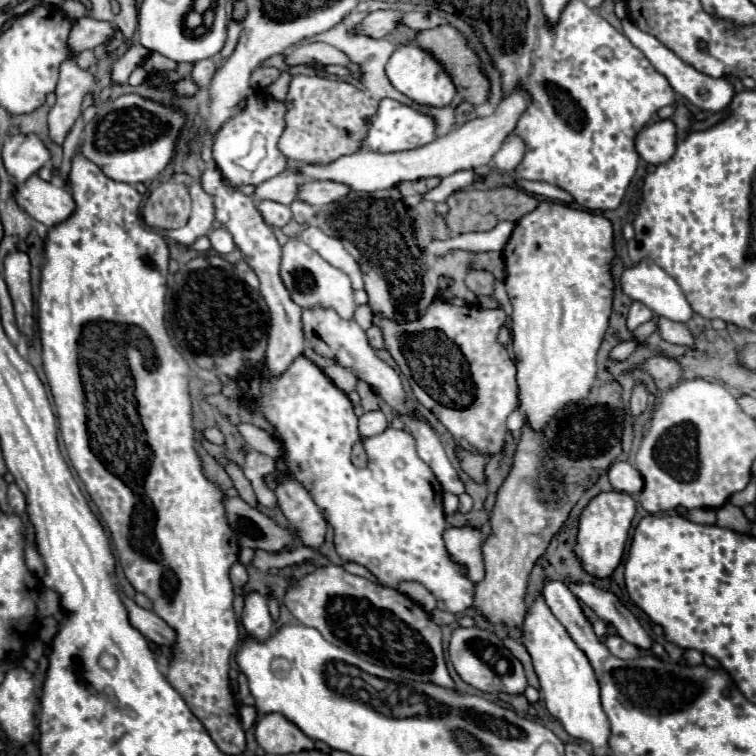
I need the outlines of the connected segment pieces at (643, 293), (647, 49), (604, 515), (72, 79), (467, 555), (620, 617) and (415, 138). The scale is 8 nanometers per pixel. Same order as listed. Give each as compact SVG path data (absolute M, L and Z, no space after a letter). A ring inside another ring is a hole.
M641 260L637 266L627 268L621 276L621 286L627 296L631 296L633 300L651 308L655 316L665 316L673 322L683 322L683 324L687 324L693 318L693 310L691 310L685 294L681 292L679 284L665 270L661 270L657 264L653 264L651 260Z
M629 18L623 20L623 34L631 40L631 44L635 48L639 48L645 54L645 58L653 64L653 68L669 80L671 88L677 94L681 94L683 98L687 98L693 106L697 106L697 108L701 108L705 112L723 112L729 106L729 102L731 102L731 98L733 98L735 92L733 92L733 86L725 78L711 78L711 76L705 76L705 74L697 72L693 66L685 64L669 48L665 48L653 34L639 30Z
M601 492L597 494L579 516L579 530L575 542L575 556L581 568L595 578L609 578L619 566L623 548L629 536L629 528L635 516L635 500L625 492Z
M67 58L61 64L61 78L57 82L57 102L49 112L49 138L55 144L63 144L73 122L81 114L83 96L91 90L95 78L89 70L77 66L75 58Z
M451 526L443 532L443 538L449 554L467 568L467 574L473 582L479 582L479 572L485 572L481 544L485 542L487 534L471 526L461 526L461 528Z
M569 584L569 590L583 602L587 604L601 620L611 622L619 636L623 636L627 642L635 644L637 648L649 650L651 648L651 638L649 634L641 628L641 624L635 620L635 616L615 598L615 594L605 592L595 588L593 584Z
M385 98L379 102L379 108L377 112L373 114L373 118L369 118L371 126L369 126L369 132L363 140L363 148L371 150L371 152L383 152L383 154L389 154L389 152L401 152L401 150L413 150L417 146L425 146L429 142L435 140L435 122L433 118L413 110L411 106L405 106L397 100L391 100L391 98Z

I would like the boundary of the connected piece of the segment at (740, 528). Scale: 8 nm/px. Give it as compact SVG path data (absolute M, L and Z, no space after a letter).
M725 504L721 508L717 508L717 524L741 534L747 534L751 530L751 522L745 518L743 510L733 506L733 504Z

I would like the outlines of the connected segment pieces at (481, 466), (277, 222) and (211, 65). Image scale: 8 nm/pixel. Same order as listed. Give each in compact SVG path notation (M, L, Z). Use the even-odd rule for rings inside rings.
M457 446L455 450L457 450L457 458L459 458L459 464L461 464L463 472L467 472L471 480L475 480L479 484L485 484L485 464L487 464L487 456L467 452L461 446Z
M271 200L257 202L257 210L261 212L263 220L269 226L275 226L275 228L283 228L291 220L289 206L283 206L283 204L277 204L277 202L271 202Z
M211 58L201 60L201 62L195 64L195 68L193 68L193 80L199 86L199 90L207 90L209 88L209 82L211 82L215 70L217 70L217 66L215 66L215 62Z

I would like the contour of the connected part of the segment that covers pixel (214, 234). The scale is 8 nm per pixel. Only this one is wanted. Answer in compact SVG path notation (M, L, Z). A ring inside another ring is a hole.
M219 228L219 230L211 230L209 232L209 240L211 240L211 246L215 252L219 254L229 254L235 250L235 242L233 242L233 236L225 230L225 228Z

